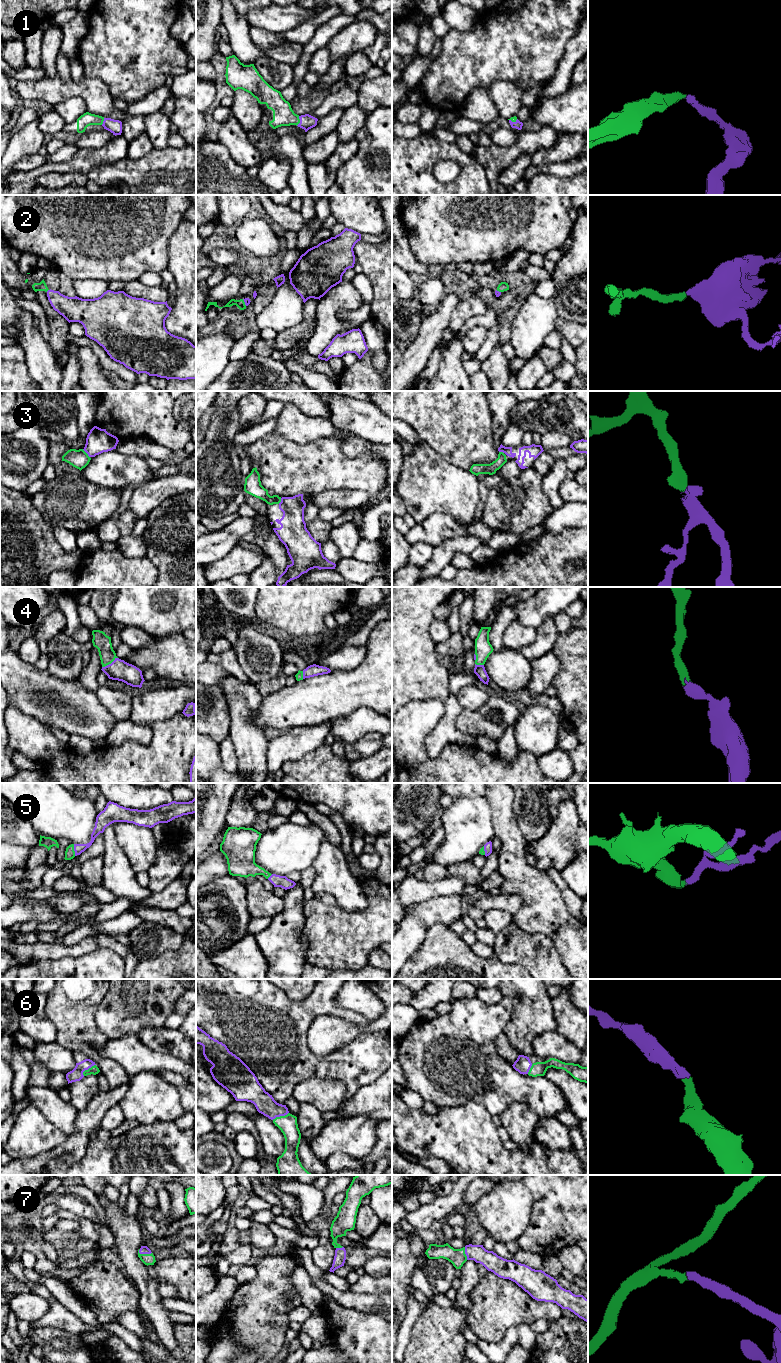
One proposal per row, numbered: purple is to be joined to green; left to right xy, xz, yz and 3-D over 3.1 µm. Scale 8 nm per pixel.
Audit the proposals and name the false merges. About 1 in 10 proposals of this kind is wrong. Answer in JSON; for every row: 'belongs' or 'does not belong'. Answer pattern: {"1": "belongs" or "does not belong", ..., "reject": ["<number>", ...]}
{"1": "belongs", "2": "belongs", "3": "belongs", "4": "belongs", "5": "belongs", "6": "belongs", "7": "belongs", "reject": []}

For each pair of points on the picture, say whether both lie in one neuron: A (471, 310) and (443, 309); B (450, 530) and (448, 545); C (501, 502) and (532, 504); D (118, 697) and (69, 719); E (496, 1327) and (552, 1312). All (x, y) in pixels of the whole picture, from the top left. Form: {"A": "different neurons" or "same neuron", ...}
{"A": "different neurons", "B": "different neurons", "C": "same neuron", "D": "different neurons", "E": "same neuron"}

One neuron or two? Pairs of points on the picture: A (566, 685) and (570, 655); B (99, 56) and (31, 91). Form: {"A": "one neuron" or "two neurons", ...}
{"A": "one neuron", "B": "two neurons"}

